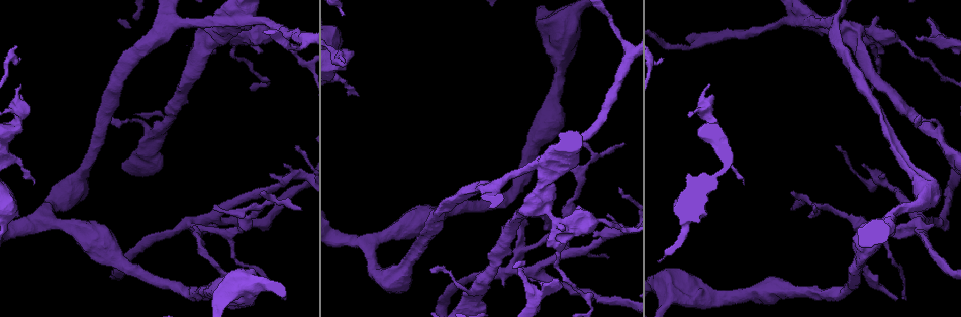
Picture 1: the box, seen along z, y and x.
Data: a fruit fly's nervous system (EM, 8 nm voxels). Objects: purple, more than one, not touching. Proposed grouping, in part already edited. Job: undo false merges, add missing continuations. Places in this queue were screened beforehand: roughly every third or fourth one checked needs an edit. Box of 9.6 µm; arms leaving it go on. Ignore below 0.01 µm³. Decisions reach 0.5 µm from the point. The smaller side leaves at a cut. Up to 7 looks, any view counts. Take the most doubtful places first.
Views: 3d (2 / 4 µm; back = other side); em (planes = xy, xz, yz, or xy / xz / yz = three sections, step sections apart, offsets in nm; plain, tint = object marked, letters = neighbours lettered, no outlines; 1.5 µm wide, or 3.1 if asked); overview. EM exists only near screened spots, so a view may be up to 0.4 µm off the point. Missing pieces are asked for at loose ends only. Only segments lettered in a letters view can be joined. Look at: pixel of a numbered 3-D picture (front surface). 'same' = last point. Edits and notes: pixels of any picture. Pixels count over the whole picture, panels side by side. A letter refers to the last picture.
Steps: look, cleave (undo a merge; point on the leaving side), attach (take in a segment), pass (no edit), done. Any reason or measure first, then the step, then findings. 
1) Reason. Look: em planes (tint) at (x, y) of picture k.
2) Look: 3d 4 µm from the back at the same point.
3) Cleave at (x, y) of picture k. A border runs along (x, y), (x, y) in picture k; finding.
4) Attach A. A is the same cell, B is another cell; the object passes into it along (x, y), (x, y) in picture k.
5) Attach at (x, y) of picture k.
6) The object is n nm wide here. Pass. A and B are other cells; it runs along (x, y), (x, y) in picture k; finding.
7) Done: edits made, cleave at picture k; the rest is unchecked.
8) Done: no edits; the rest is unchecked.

Tapers out. Look: em planes (tint) at (896, 298) of picture 1.

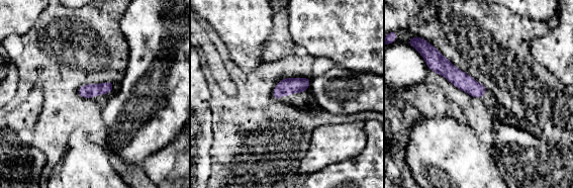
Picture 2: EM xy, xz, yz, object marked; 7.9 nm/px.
Look: em planes (letters) at the same point.

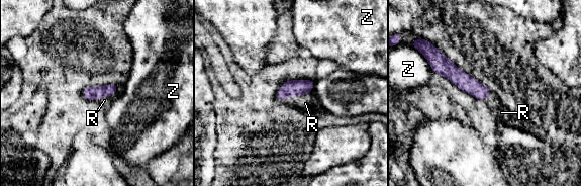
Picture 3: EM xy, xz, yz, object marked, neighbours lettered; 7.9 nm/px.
The object is 110 nm wide here. Attach R. R is the same cell, Z is another cell; the object passes into it along (292, 88), (296, 95), (305, 103) in picture 3; it goes on there.

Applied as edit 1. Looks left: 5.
Redraw. Look: overview.

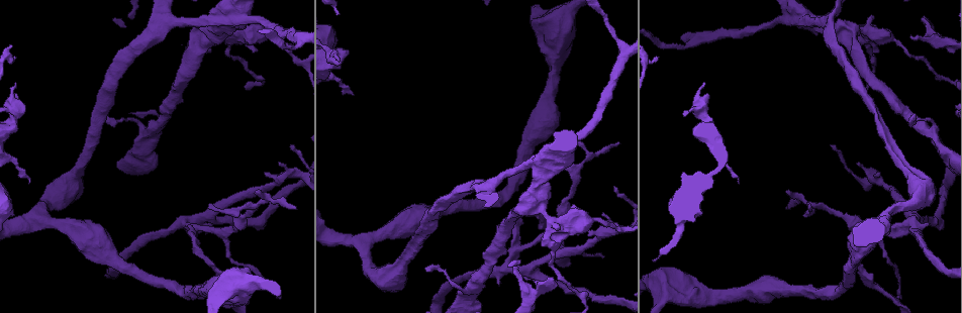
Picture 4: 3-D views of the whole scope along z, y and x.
Free end. Look: em yz step 8 (letters) at (555, 281) of picture 4.

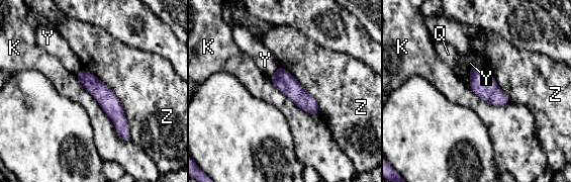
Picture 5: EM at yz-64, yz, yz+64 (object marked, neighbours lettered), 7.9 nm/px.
The longest contact is with Z, 700 nm. Pass. K, Q, Y and Z are other cells; it runs along (82, 73), (109, 102), (124, 134) in picture 5; no lettered segment goes on from it.

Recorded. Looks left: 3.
Calibre changes. Look: em planes (letters) at (912, 174) of picture 4.

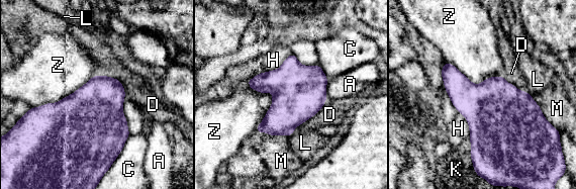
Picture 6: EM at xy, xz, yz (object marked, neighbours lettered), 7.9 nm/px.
The object is 420 nm wide here. Pass. A, C, D, H, K, L, M and Z are other cells; a border runs along (247, 82), (272, 94), (255, 131) in picture 6; all the same neuron.

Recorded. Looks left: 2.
Done: edits made, attach at picture 3; the rest is unchecked.

